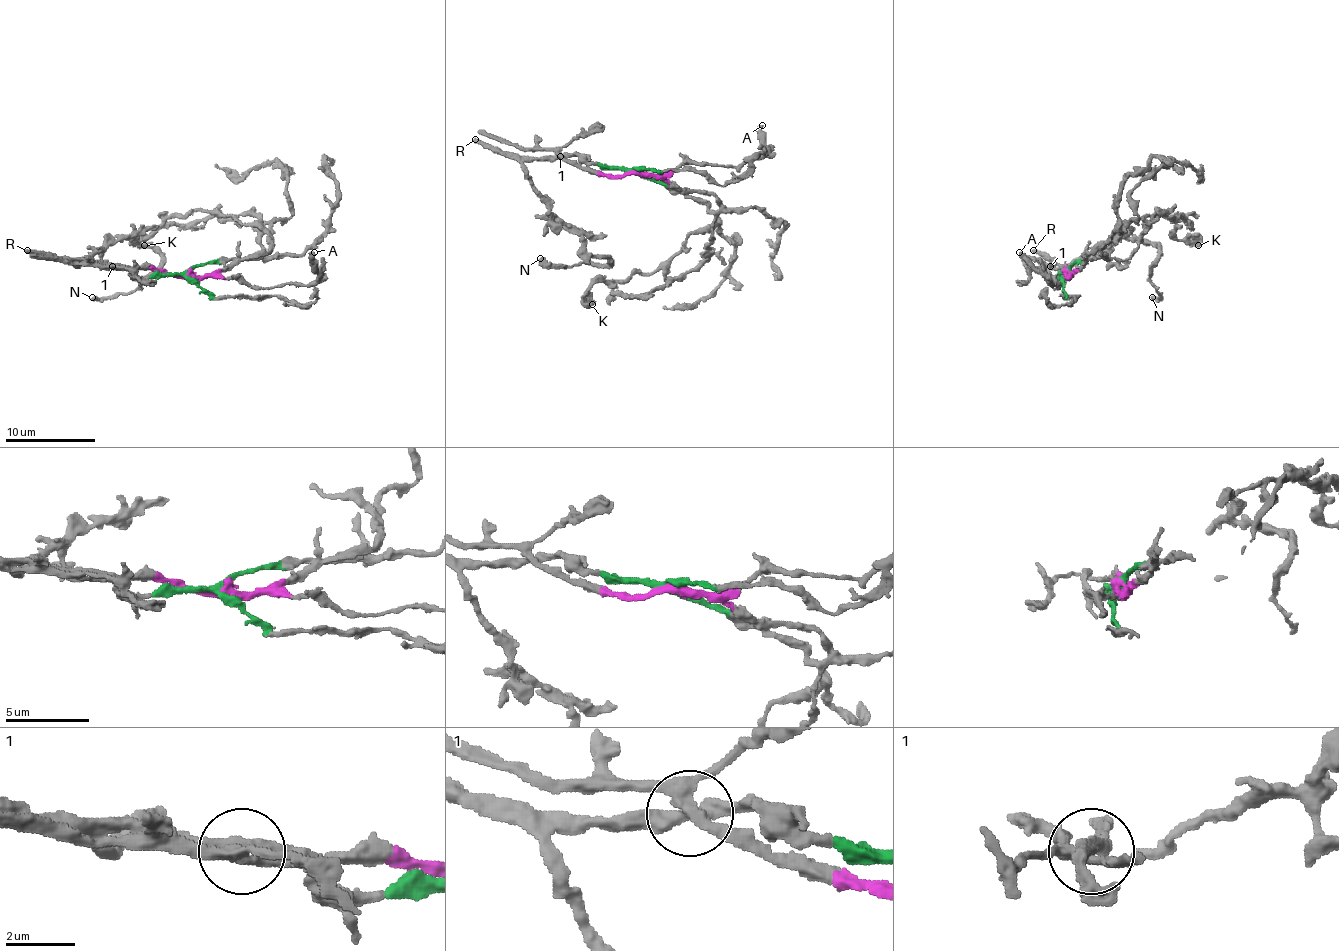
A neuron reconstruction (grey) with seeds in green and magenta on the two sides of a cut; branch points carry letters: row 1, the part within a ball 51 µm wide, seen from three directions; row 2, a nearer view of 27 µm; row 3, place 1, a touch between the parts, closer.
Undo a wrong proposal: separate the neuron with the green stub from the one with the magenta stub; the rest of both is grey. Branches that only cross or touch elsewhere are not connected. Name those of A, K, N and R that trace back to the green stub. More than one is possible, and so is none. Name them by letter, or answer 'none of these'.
N, R

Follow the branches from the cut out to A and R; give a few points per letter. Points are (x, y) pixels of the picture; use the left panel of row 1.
A: (186, 273), (222, 275), (256, 286), (310, 284), (317, 280), (314, 253)
R: (186, 273), (139, 277), (127, 271), (85, 259), (55, 259), (26, 250)

